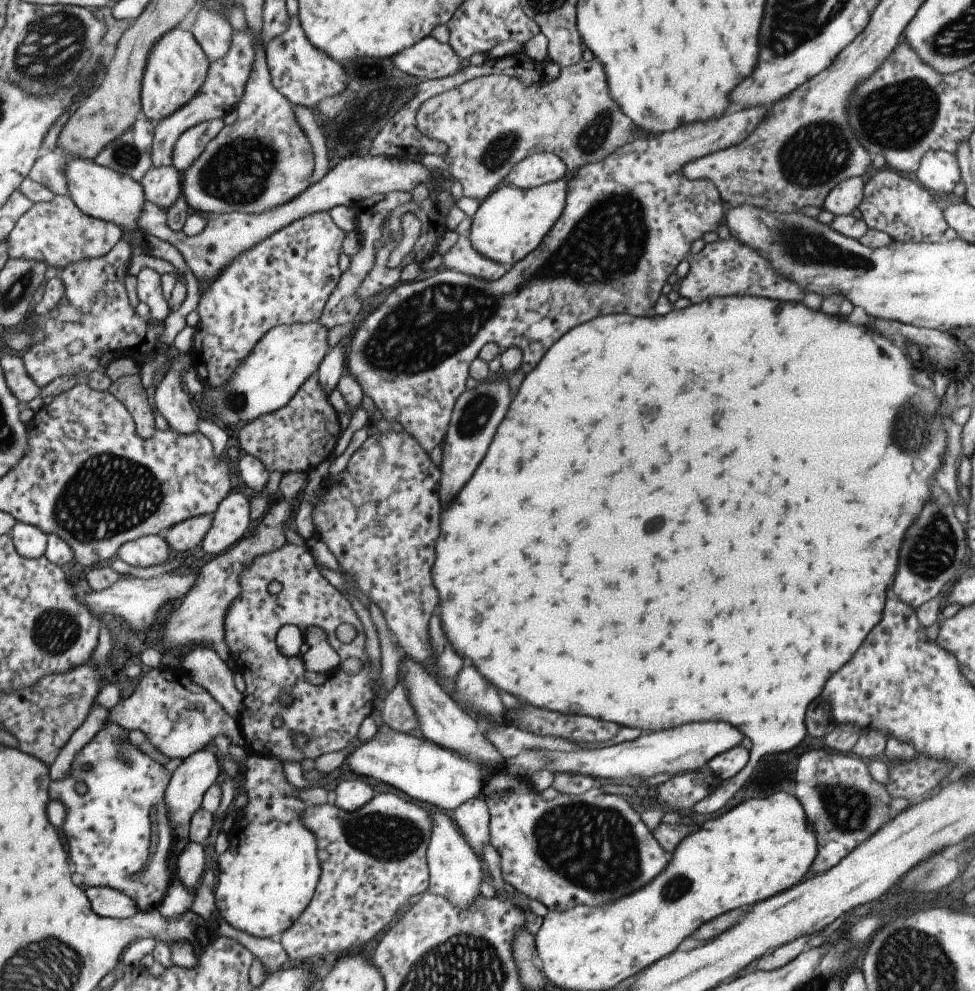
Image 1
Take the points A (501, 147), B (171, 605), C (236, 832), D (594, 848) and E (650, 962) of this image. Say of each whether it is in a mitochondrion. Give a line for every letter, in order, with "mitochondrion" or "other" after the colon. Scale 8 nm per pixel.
A: mitochondrion
B: other
C: other
D: mitochondrion
E: other

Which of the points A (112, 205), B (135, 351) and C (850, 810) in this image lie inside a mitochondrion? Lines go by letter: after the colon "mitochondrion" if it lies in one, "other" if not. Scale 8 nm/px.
A: other
B: other
C: mitochondrion

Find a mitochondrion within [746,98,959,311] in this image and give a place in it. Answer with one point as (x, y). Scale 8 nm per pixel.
(819, 151)

